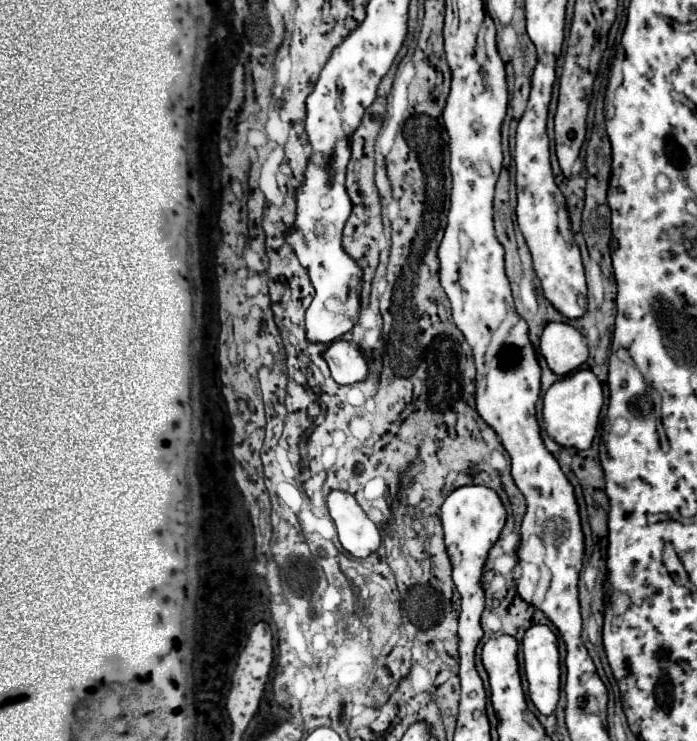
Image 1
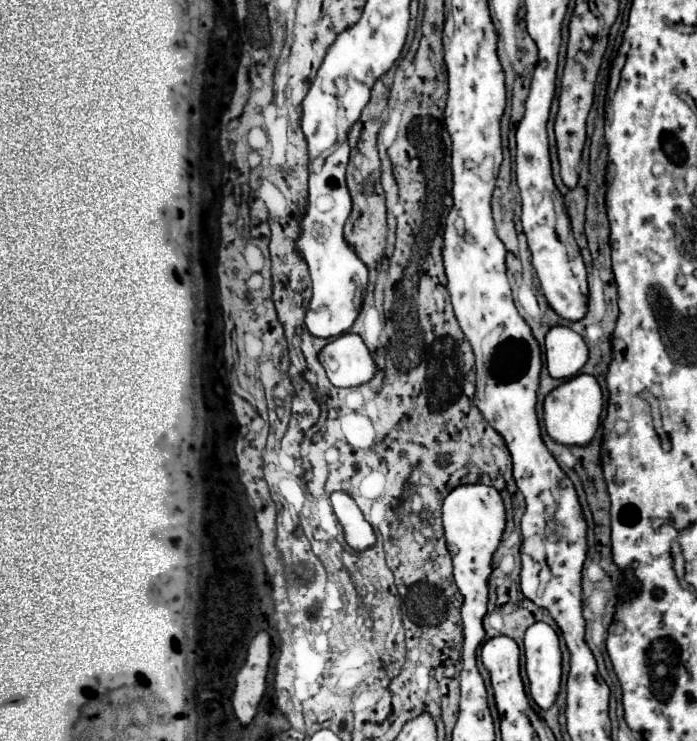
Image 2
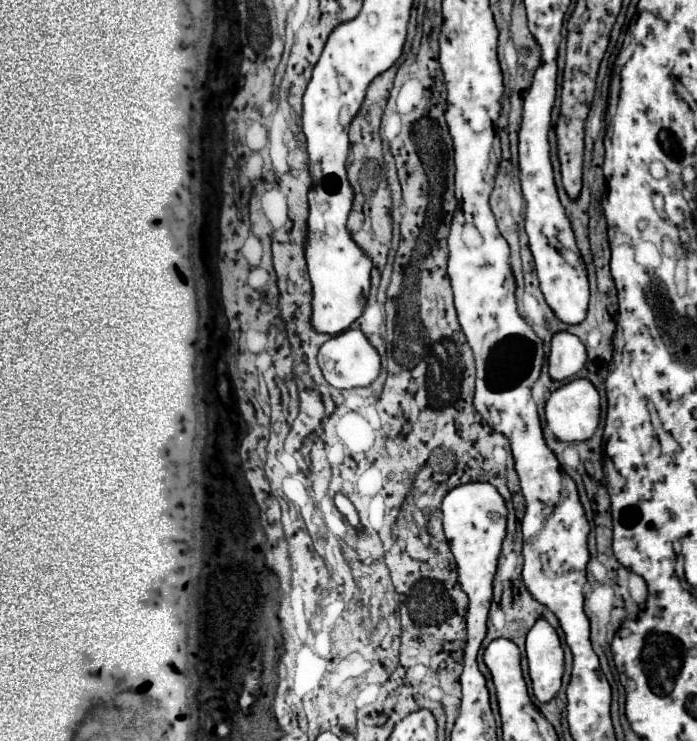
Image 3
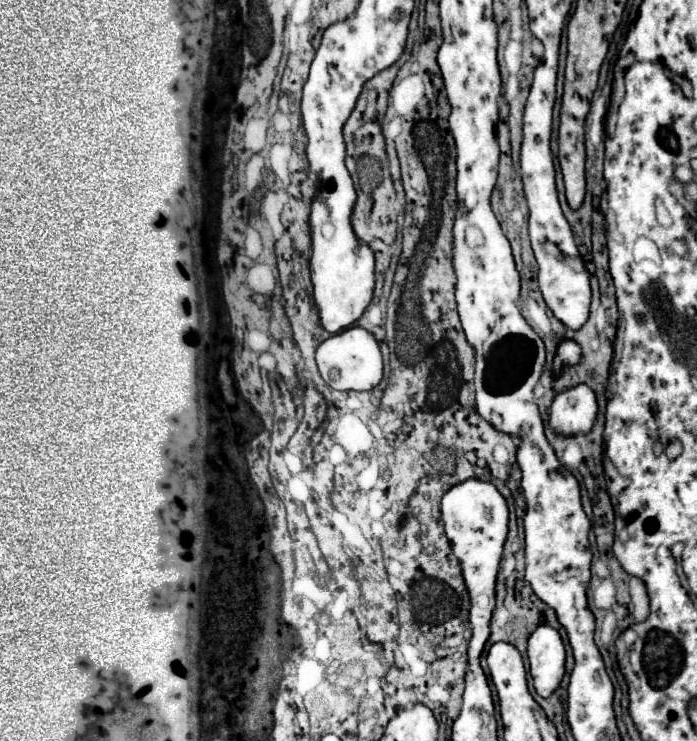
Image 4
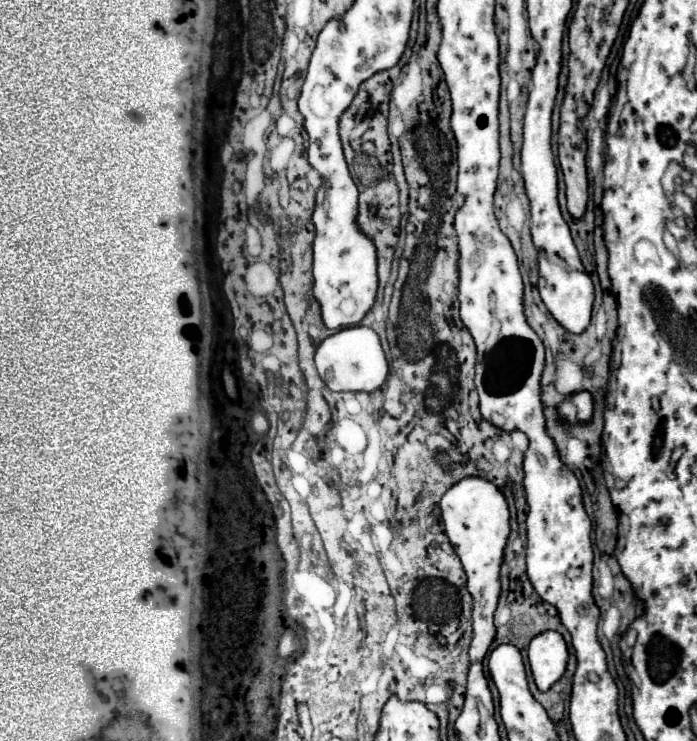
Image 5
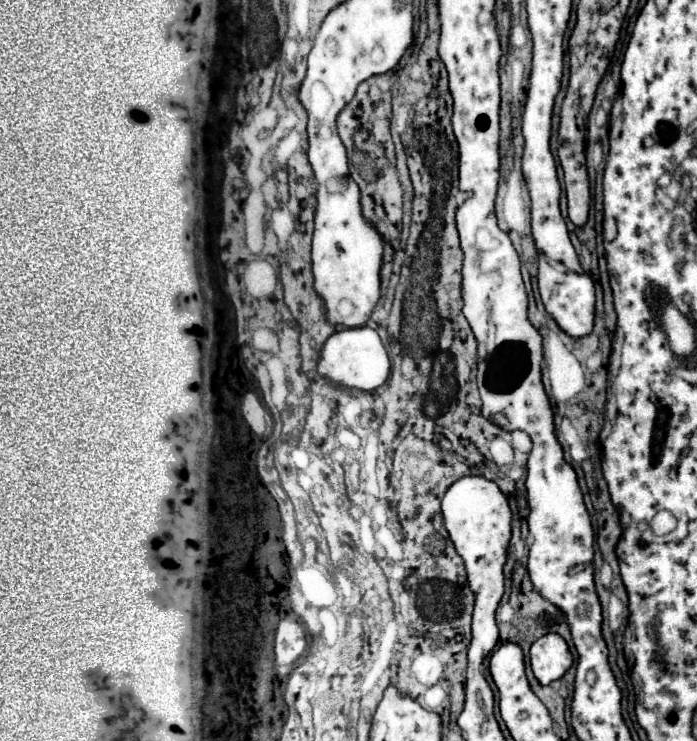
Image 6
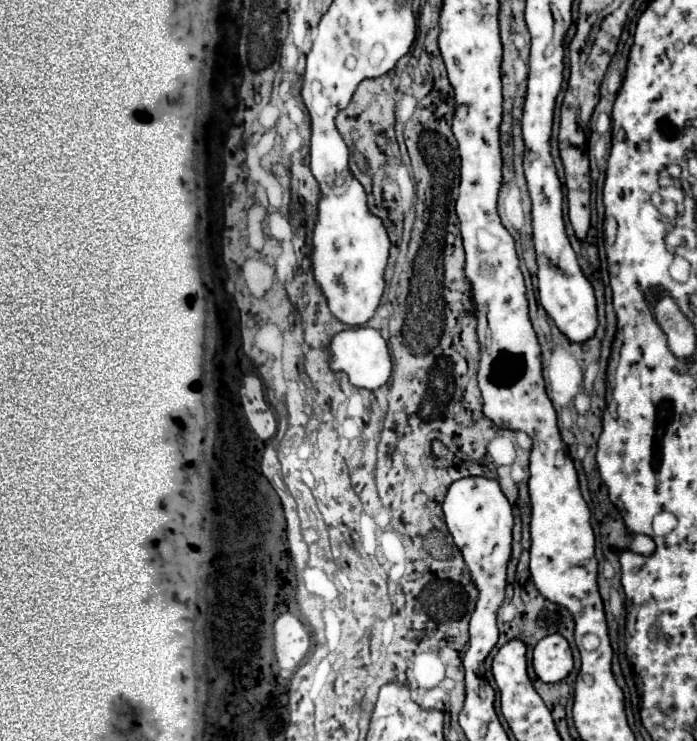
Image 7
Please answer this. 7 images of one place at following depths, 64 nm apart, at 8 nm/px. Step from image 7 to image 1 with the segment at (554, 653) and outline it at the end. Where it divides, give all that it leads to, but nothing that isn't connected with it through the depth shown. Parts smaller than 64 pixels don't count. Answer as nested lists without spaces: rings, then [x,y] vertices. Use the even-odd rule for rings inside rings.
[[[538,624],[538,626],[532,626],[526,630],[522,646],[524,646],[524,662],[526,662],[526,678],[528,678],[530,700],[534,702],[534,706],[542,714],[552,714],[556,704],[558,704],[558,694],[560,694],[561,689],[558,638],[548,626]]]

